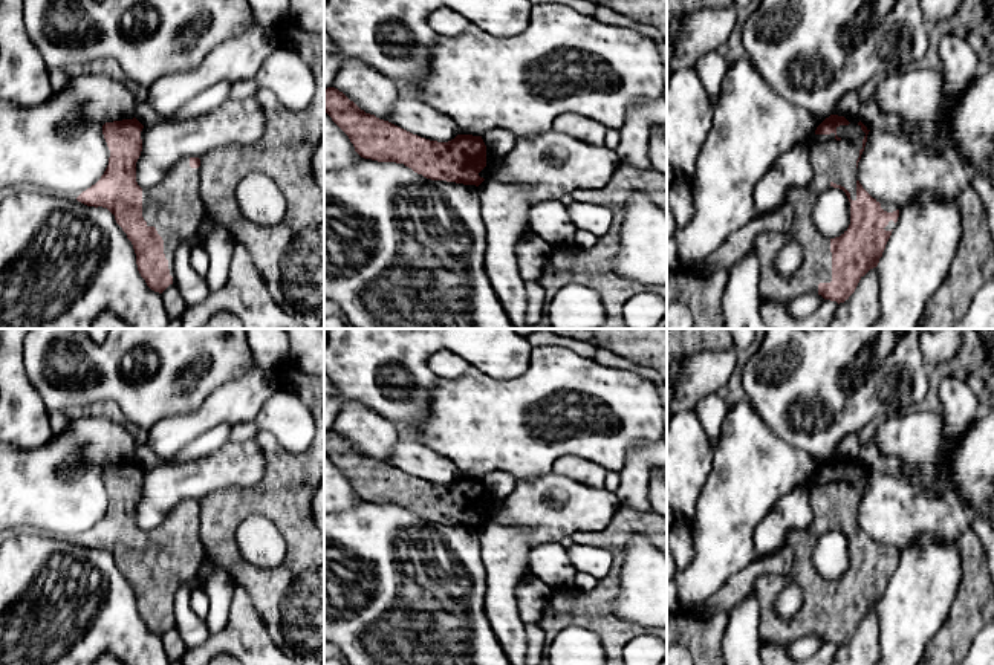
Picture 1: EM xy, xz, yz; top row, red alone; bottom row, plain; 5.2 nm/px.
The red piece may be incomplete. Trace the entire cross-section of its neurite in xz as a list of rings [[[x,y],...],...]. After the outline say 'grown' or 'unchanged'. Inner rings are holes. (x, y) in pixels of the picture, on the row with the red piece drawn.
[[[335,87],[324,89],[324,112],[364,159],[404,164],[431,180],[479,187],[489,177],[494,151],[482,136],[457,135],[448,142],[430,141],[365,113]]]; grown

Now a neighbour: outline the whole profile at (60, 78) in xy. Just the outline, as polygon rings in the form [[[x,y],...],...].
[[[52,69],[49,70],[49,76],[52,90],[58,92],[67,89],[72,75],[67,72],[67,69]]]

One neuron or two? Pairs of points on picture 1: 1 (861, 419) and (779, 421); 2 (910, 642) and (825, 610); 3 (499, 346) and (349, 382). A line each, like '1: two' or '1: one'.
1: one
2: two
3: one

